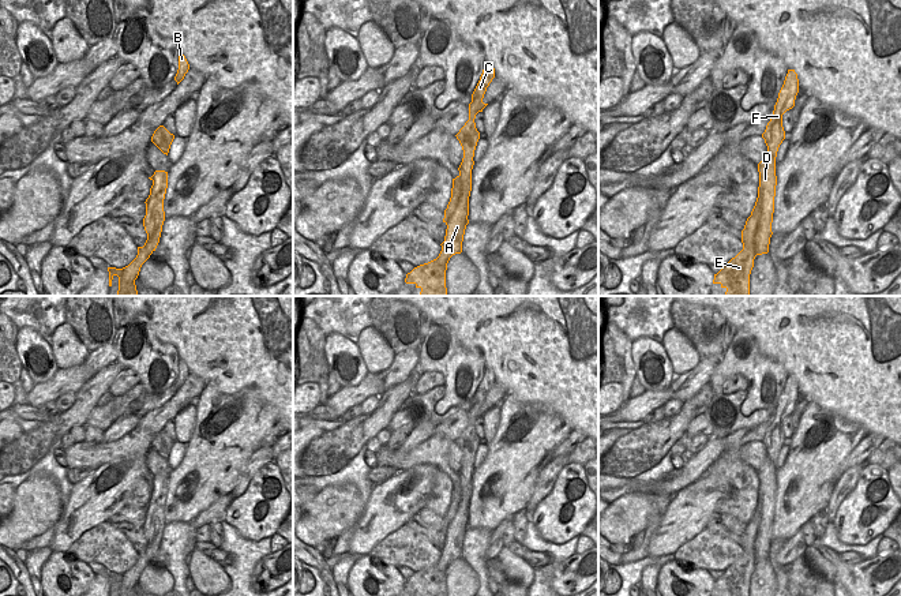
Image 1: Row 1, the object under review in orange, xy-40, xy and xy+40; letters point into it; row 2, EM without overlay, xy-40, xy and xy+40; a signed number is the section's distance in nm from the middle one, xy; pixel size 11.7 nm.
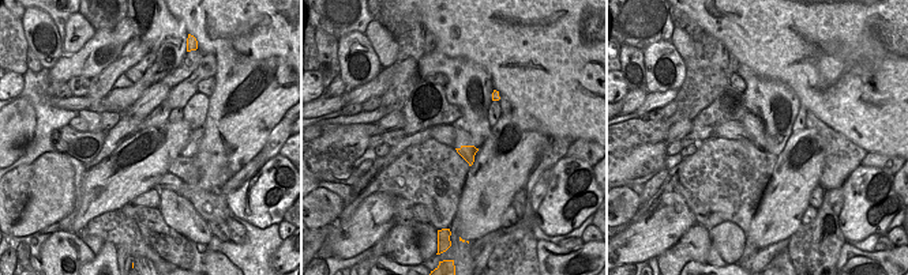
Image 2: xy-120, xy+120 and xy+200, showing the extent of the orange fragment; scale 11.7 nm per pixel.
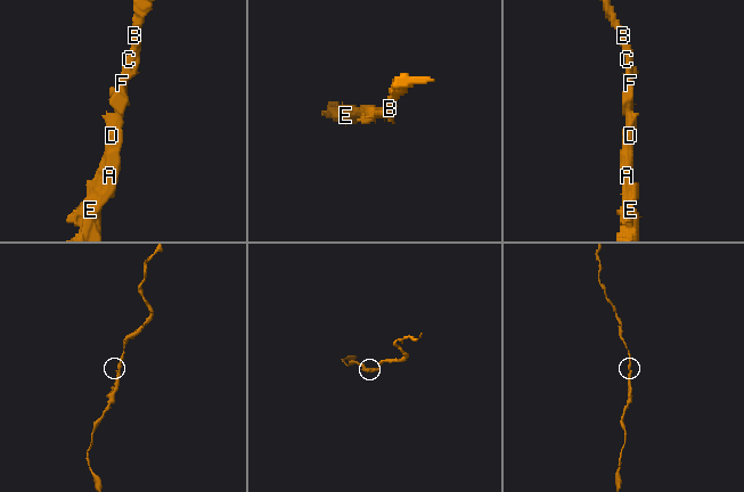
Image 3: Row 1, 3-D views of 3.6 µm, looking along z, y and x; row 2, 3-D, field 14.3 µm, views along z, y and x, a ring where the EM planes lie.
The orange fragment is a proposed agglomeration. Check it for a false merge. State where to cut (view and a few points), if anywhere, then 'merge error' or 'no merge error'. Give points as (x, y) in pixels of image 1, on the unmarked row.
no cut | no merge error

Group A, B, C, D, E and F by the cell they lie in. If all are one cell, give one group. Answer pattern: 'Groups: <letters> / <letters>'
Groups: A B C D E F

